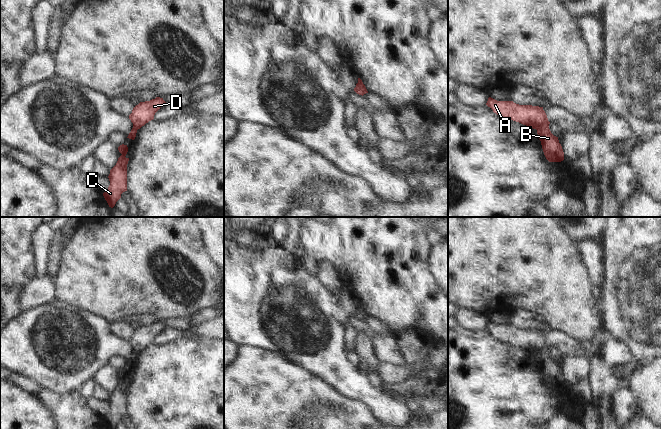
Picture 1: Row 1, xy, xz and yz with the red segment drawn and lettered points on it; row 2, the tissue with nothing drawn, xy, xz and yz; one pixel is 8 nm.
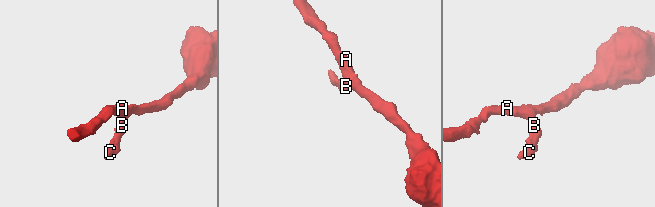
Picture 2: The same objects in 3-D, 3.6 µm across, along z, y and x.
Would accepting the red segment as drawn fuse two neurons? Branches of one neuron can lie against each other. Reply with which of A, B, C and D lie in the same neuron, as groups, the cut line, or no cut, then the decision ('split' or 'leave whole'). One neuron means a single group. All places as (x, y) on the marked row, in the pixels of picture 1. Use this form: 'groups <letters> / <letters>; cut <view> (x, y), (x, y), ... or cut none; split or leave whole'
groups A B C D; cut none; leave whole

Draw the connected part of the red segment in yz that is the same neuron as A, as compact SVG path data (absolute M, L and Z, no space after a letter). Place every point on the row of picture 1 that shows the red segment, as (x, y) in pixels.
M491 97L488 98L486 105L499 116L536 129L544 155L549 162L564 160L562 146L558 137L554 136L549 129L550 122L543 107L519 105L513 101L497 101Z

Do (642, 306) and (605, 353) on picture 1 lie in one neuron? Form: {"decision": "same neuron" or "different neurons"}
{"decision": "different neurons"}

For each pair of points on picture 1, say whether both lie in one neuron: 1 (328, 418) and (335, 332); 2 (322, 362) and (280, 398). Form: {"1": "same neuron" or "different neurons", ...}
{"1": "different neurons", "2": "different neurons"}

